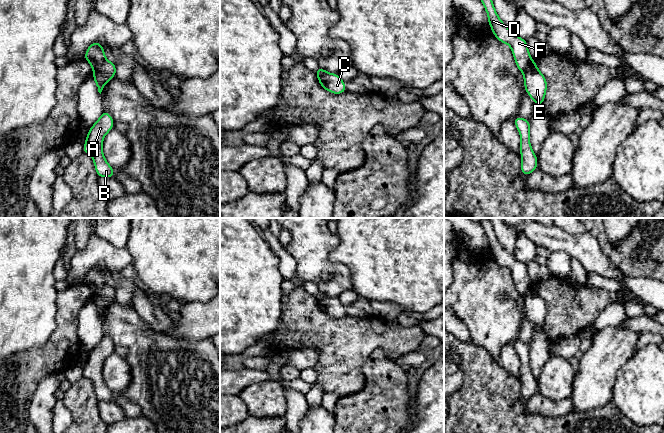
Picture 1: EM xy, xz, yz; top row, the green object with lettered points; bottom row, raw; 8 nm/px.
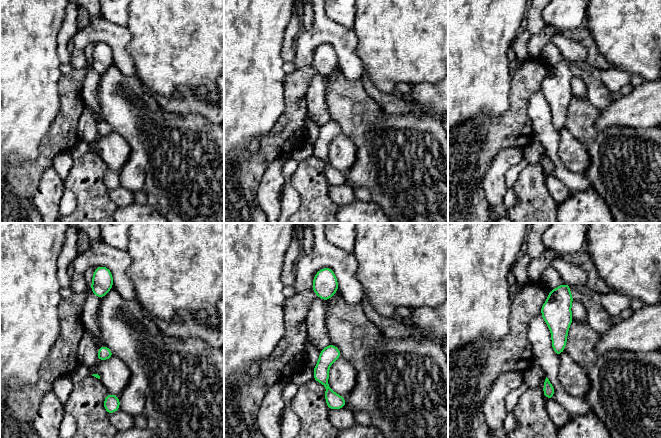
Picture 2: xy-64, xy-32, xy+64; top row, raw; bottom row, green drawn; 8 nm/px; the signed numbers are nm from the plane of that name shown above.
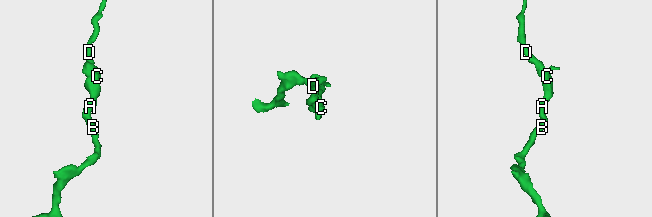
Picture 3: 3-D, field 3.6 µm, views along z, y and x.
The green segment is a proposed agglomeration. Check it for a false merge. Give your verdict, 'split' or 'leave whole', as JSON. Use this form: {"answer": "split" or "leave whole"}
{"answer": "split"}

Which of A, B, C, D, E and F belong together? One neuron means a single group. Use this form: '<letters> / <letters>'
A B C E / D F

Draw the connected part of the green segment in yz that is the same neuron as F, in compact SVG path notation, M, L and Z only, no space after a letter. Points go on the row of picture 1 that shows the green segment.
M480 0L485 7L488 15L489 25L491 26L494 36L502 43L511 47L515 63L520 71L524 71L532 61L527 47L526 40L514 34L501 21L493 6L492 0Z

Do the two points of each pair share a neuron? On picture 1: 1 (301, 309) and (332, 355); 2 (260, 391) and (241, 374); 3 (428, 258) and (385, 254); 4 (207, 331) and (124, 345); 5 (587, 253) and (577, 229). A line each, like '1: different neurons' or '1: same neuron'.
1: same neuron
2: different neurons
3: same neuron
4: different neurons
5: different neurons

